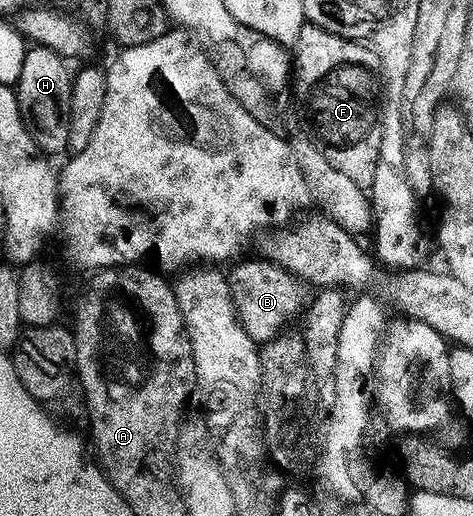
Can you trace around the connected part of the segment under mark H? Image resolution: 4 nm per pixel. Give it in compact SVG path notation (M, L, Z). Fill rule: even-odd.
M31 45L24 56L24 64L16 83L22 120L38 149L47 156L55 156L54 154L65 151L68 147L72 70L66 66L69 66L67 59L61 58L48 47Z

